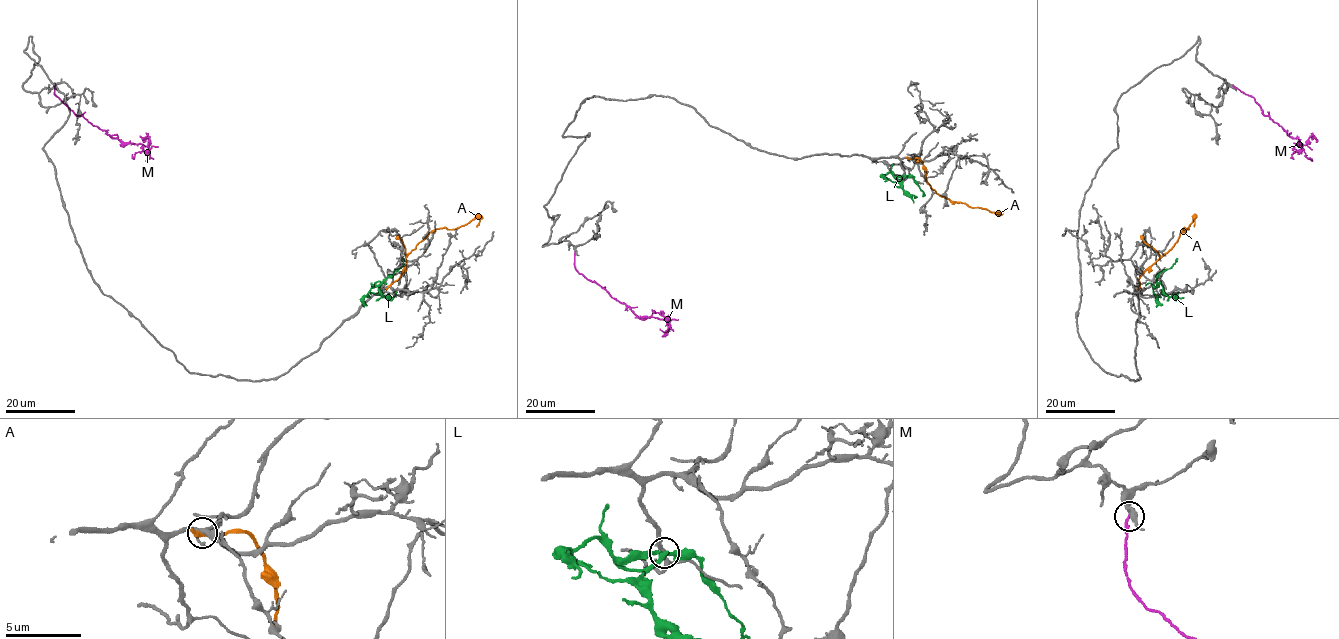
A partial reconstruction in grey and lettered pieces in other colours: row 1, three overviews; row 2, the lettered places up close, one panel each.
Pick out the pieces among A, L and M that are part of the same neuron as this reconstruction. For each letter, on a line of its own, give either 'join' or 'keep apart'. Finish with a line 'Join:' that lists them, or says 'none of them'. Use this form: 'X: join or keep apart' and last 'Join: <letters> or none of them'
A: keep apart
L: keep apart
M: keep apart
Join: none of them

